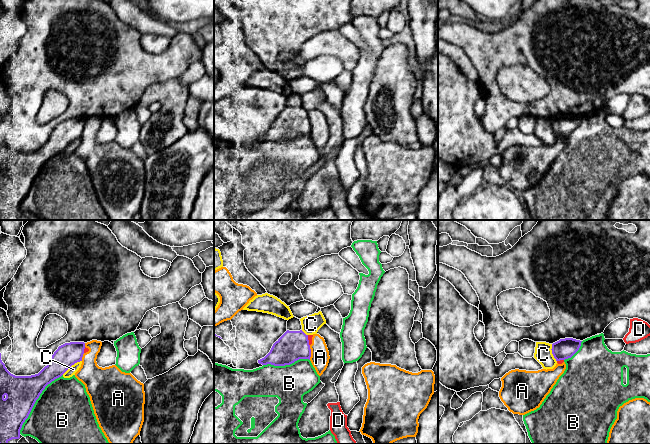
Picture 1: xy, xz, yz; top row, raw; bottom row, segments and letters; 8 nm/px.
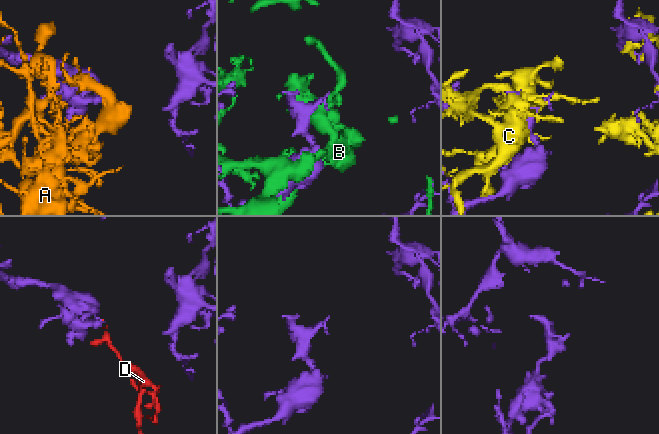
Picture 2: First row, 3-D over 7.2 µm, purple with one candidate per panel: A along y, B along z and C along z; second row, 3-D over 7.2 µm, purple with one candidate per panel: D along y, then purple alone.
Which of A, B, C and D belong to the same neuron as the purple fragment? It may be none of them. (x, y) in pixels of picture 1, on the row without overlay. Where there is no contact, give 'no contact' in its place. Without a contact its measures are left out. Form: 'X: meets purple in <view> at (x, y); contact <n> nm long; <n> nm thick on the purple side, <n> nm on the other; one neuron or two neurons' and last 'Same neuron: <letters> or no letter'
A: meets purple in xz at (310, 128); contact 120 nm long; 240 nm thick on the purple side, 150 nm on the other; two neurons
B: meets purple in xy at (35, 177); contact 600 nm long; 260 nm thick on the purple side, 500 nm on the other; two neurons
C: meets purple in xy at (71, 141); contact 200 nm long; 180 nm thick on the purple side, 70 nm on the other; two neurons
D: meets purple in xz at (308, 116); contact 90 nm long; 240 nm thick on the purple side, 30 nm on the other; two neurons
Same neuron: no letter

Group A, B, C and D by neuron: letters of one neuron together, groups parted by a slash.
A D / B / C

